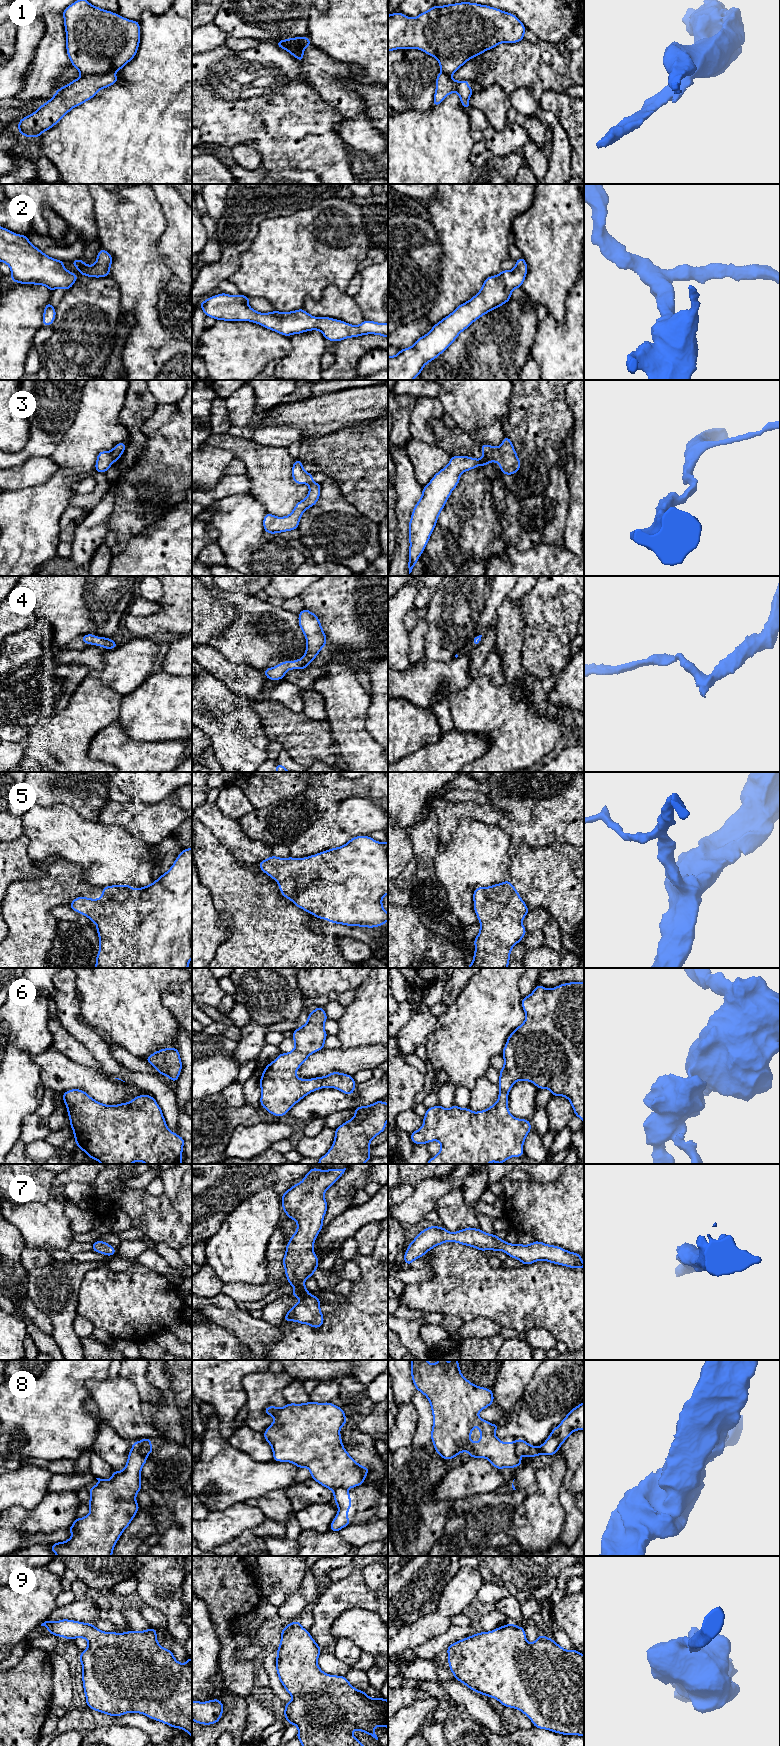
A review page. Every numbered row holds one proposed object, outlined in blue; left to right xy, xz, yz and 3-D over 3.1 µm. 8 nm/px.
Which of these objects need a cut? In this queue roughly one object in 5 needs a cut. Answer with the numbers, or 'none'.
1, 8

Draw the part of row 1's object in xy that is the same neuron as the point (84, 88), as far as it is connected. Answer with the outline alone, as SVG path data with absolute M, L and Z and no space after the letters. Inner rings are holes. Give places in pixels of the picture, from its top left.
M115 72L81 75L60 87L54 96L36 111L19 120L18 132L24 137L39 137L55 126L74 107L94 98L96 93L118 82Z

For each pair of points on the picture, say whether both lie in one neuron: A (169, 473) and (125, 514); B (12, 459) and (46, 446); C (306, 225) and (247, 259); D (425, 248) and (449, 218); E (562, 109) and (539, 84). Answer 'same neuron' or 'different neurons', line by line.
A: same neuron
B: same neuron
C: same neuron
D: different neurons
E: different neurons

